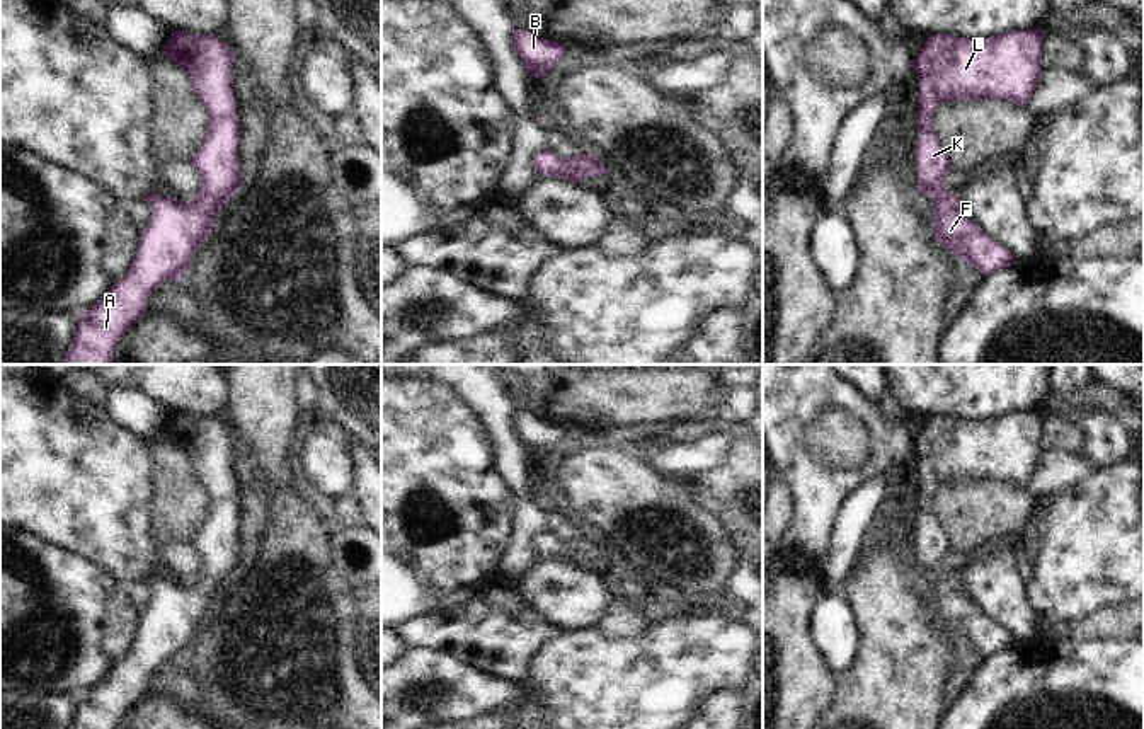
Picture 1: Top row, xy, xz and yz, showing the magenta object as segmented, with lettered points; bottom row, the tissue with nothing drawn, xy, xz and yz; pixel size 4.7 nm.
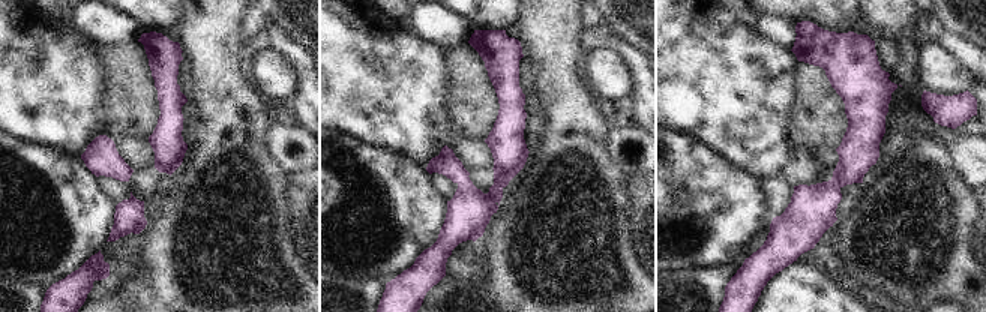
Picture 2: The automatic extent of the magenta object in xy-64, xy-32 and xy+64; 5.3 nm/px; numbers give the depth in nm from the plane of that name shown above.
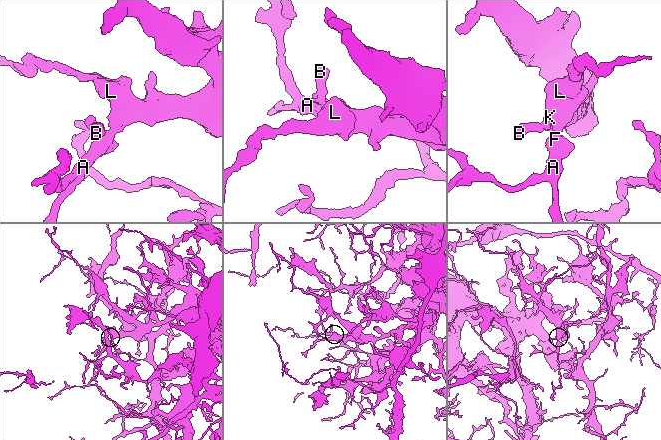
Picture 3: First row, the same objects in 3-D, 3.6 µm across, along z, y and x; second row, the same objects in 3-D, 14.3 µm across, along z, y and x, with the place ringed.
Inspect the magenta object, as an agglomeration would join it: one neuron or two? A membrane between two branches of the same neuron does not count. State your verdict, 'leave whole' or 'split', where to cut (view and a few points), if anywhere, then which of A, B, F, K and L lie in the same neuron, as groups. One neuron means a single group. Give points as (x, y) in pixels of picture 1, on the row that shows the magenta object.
leave whole | no cut | A B F K L

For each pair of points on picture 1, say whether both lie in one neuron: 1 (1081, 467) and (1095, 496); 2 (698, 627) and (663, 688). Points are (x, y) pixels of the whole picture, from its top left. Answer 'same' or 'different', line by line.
1: different
2: same

